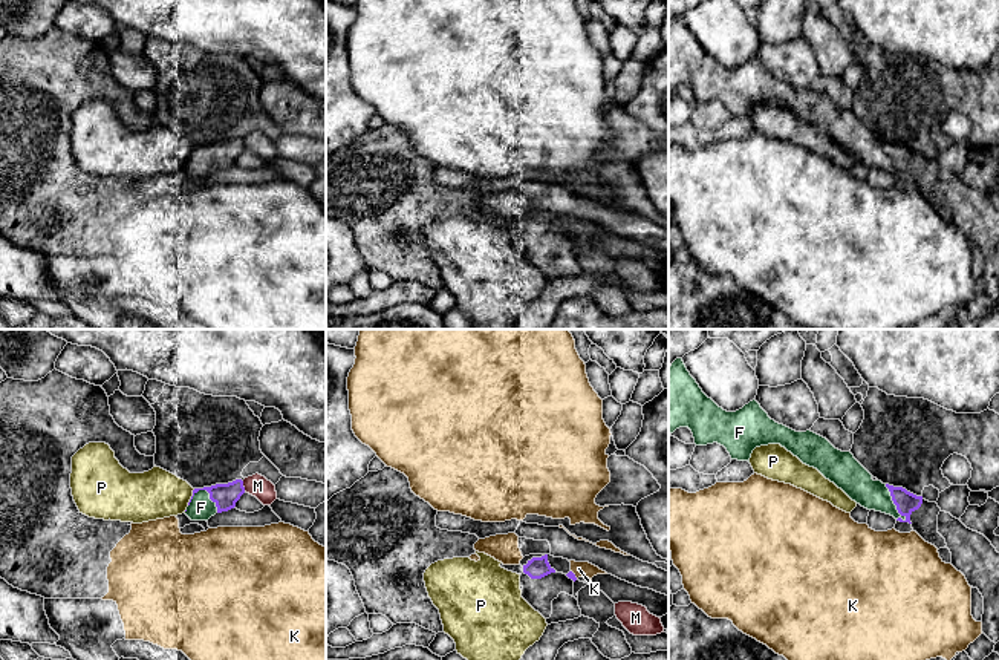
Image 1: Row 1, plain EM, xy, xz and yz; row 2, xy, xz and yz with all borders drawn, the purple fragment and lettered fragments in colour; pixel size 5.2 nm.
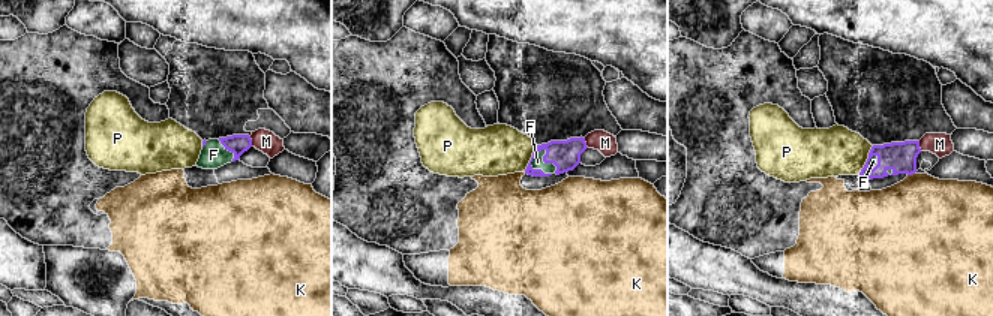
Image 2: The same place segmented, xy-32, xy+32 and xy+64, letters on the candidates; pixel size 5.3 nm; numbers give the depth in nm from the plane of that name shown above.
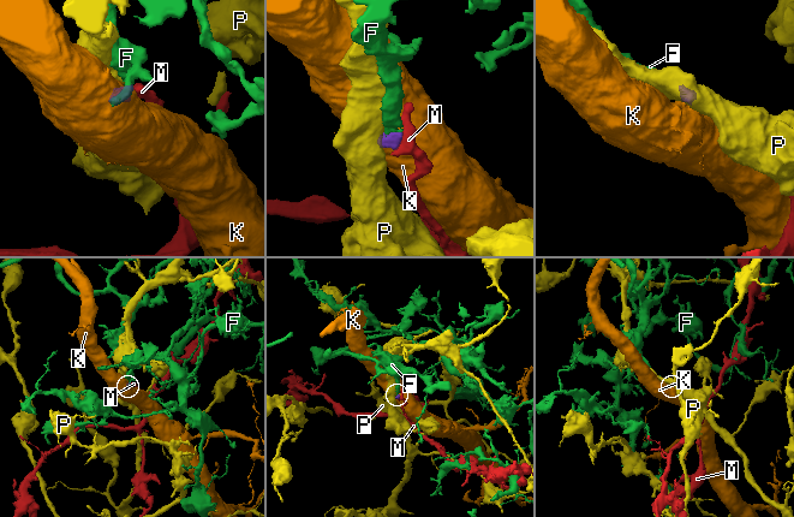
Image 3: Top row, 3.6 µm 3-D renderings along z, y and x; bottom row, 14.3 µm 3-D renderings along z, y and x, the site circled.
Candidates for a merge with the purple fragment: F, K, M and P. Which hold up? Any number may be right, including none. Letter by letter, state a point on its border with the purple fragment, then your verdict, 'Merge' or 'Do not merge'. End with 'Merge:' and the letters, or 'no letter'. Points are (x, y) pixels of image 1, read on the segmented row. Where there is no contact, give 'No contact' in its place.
F: Touches purple at xy (210, 495). Merge
K: Touches purple at xz (574, 575). Do not merge
M: Touches purple at xy (242, 486). Do not merge
P: Touches purple at xy (191, 496). Do not merge
Merge: F

